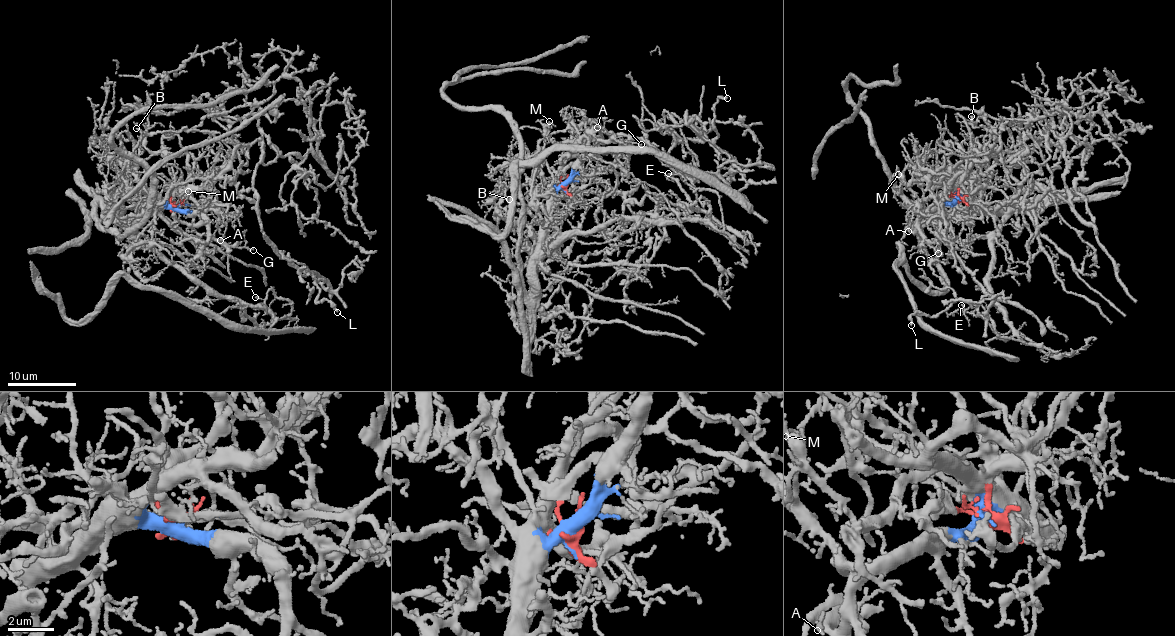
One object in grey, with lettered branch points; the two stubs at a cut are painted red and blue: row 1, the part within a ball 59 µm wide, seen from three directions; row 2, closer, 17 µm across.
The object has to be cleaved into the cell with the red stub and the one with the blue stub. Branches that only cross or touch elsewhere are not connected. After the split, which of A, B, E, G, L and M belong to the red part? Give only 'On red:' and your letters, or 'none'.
On red: B, L

